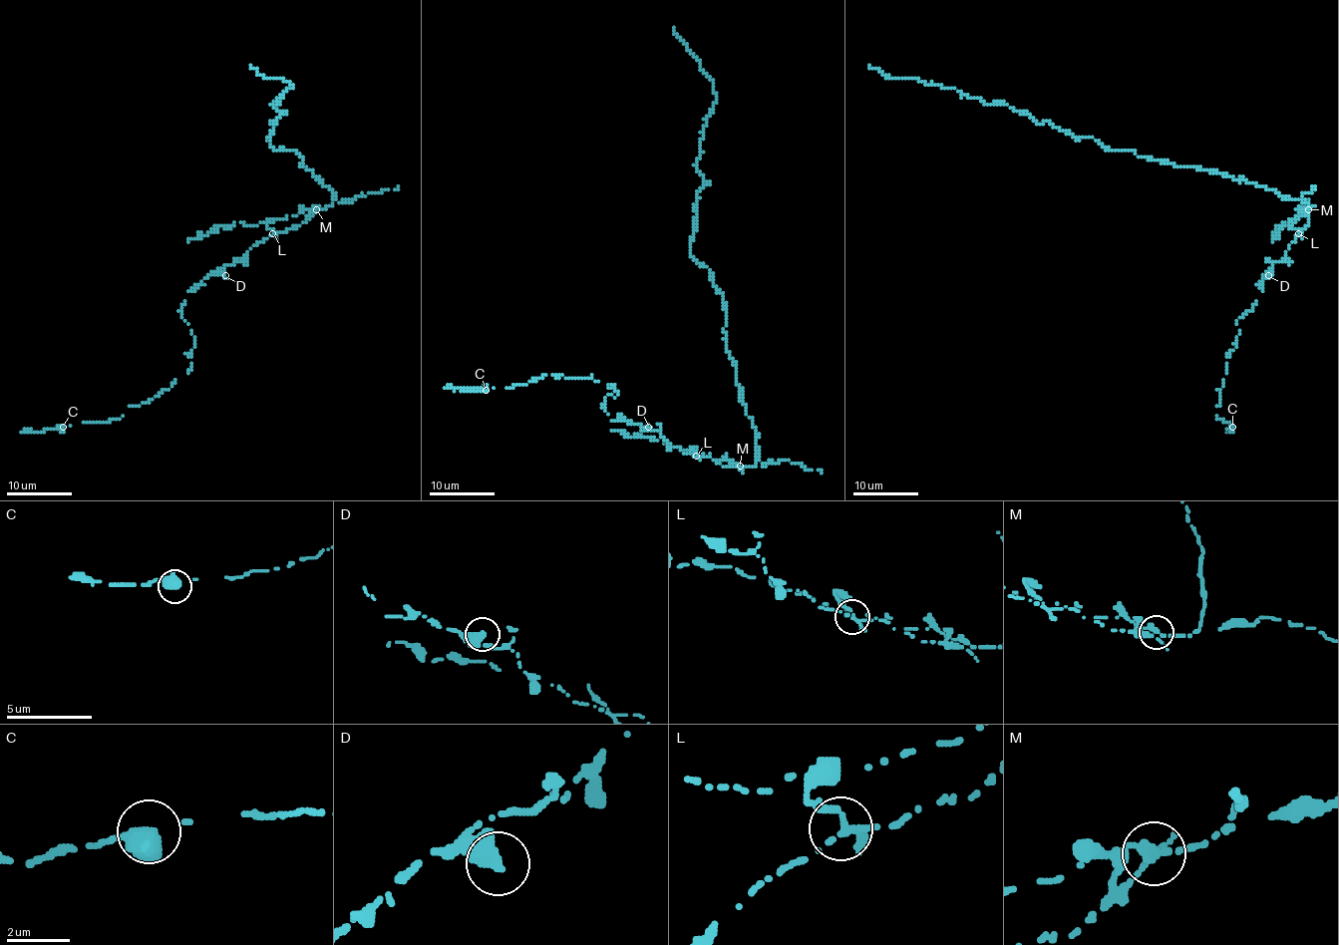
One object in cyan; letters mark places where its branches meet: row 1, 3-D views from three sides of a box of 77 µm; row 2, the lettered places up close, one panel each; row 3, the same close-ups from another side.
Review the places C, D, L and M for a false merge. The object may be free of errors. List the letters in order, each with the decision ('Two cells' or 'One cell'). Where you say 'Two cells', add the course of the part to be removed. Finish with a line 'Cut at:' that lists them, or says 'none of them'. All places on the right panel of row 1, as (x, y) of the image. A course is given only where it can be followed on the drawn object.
C: One cell
D: One cell
L: One cell
M: Two cells. Course of the part to remove: (1308, 210), (1306, 200), (1194, 165), (1106, 150), (1008, 105), (886, 77), (868, 66)
Cut at: M

